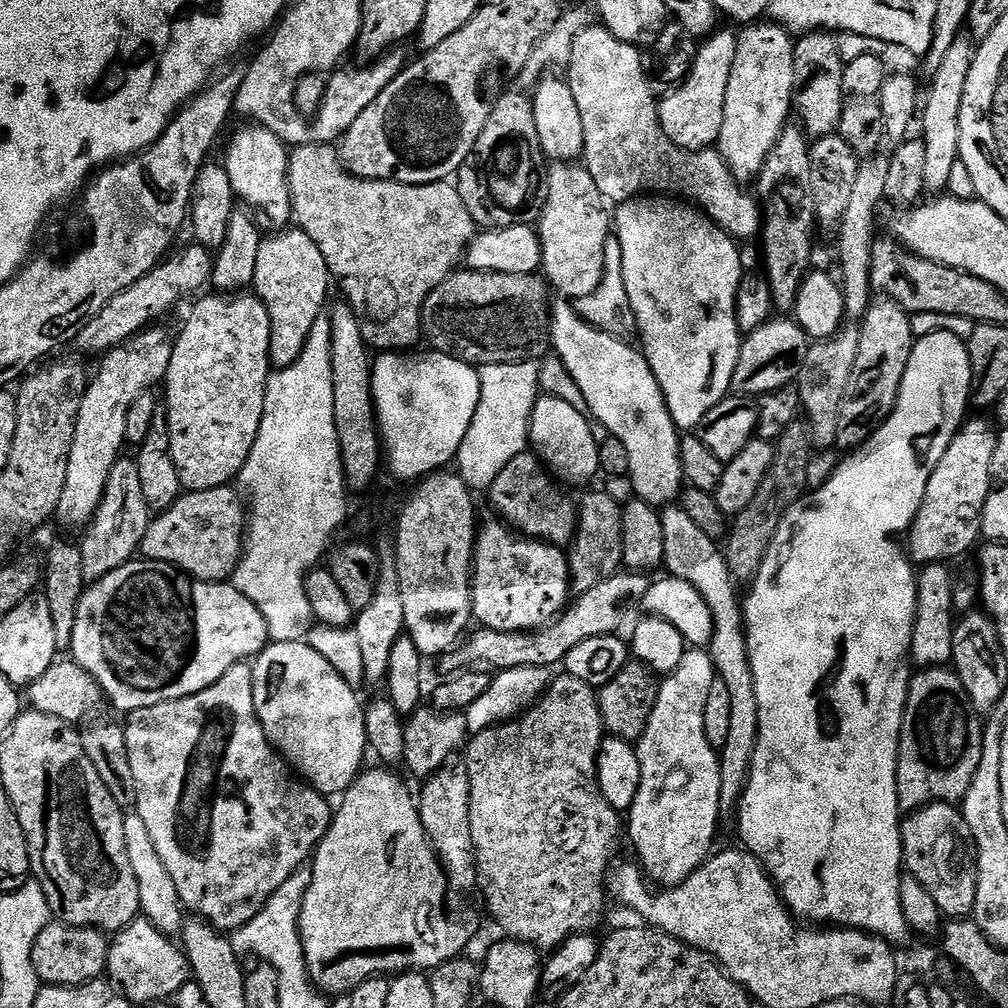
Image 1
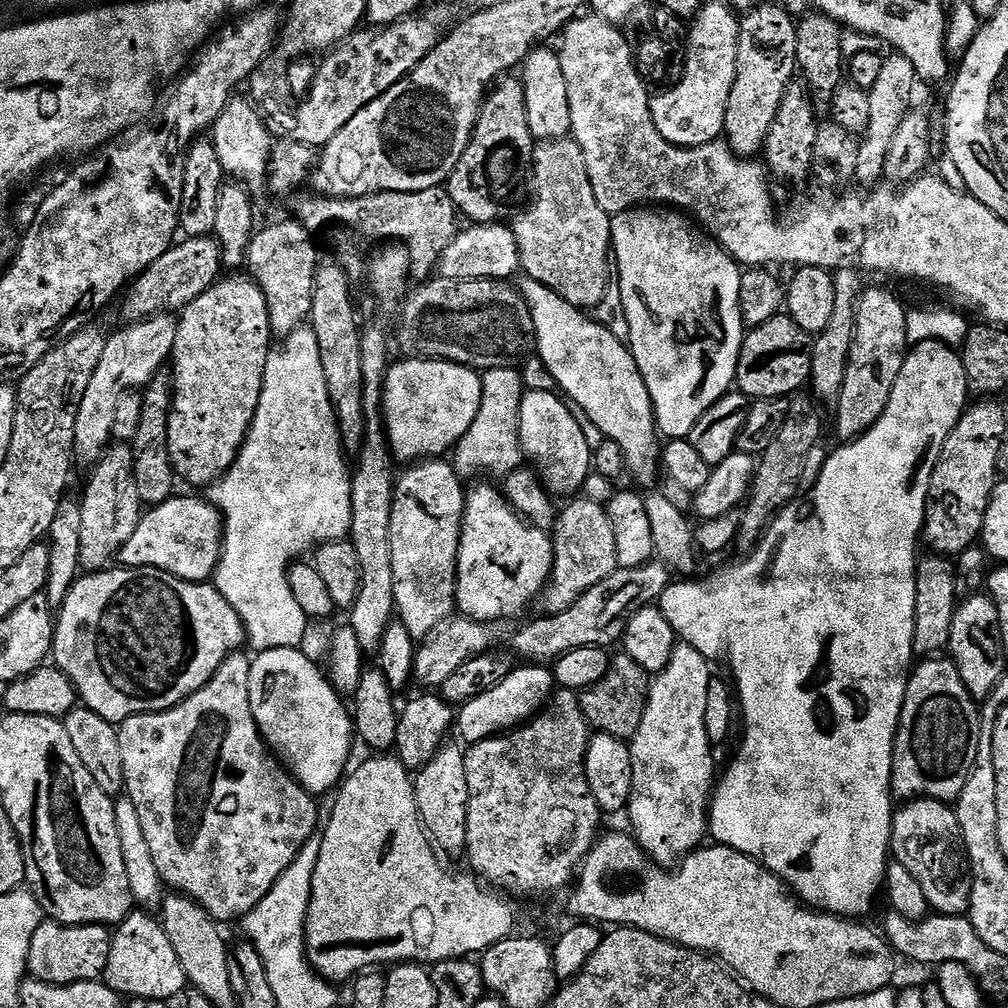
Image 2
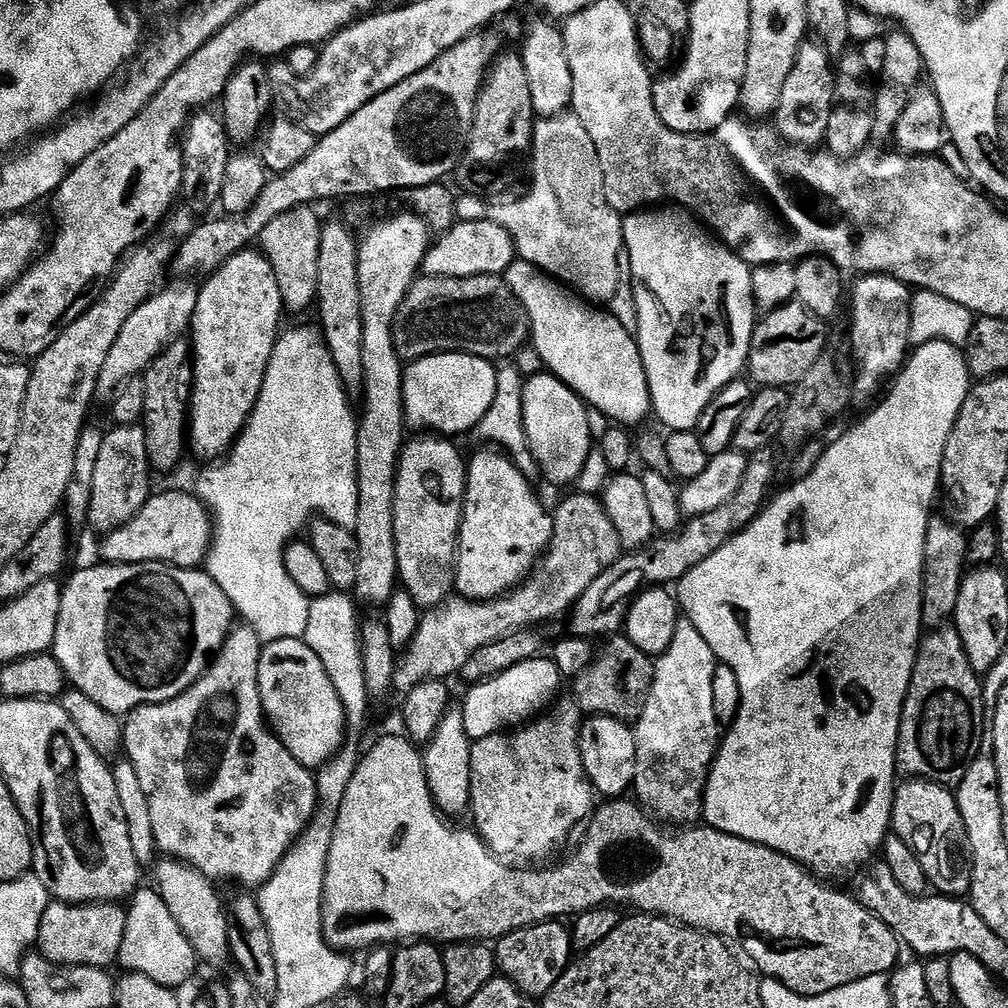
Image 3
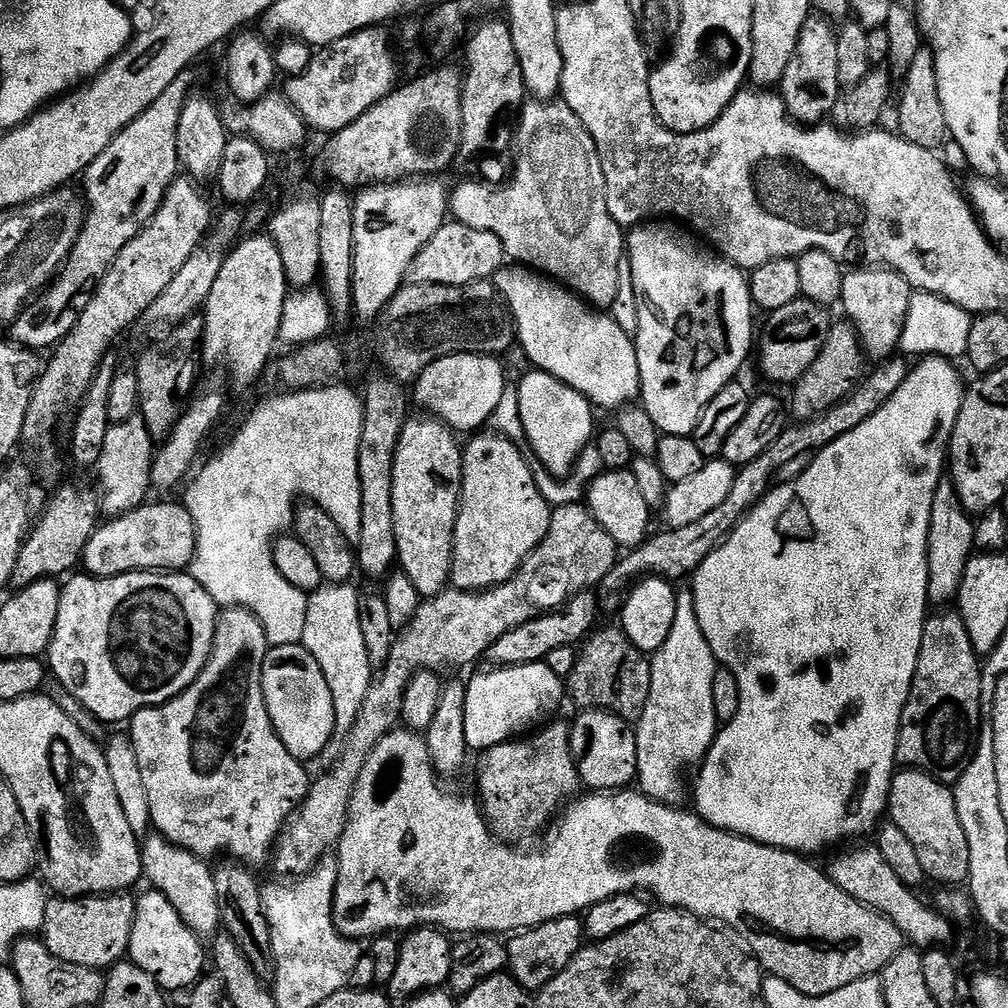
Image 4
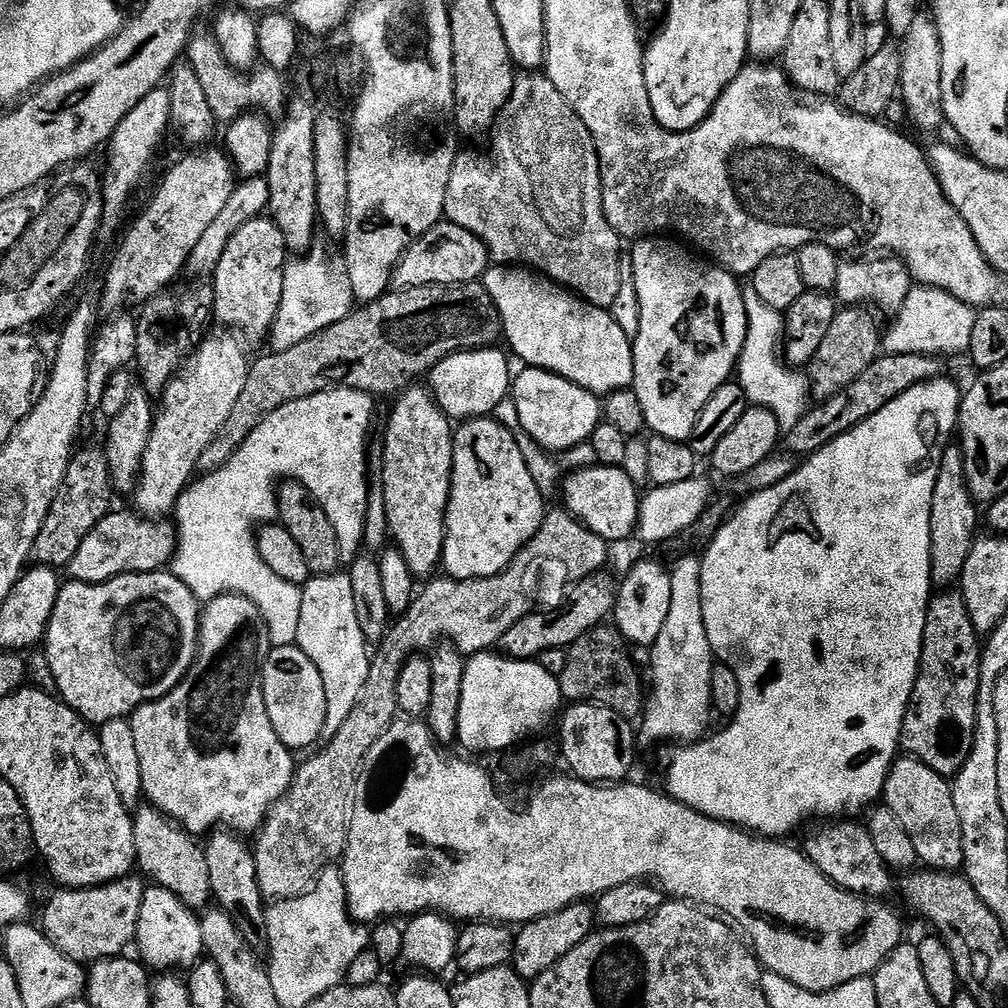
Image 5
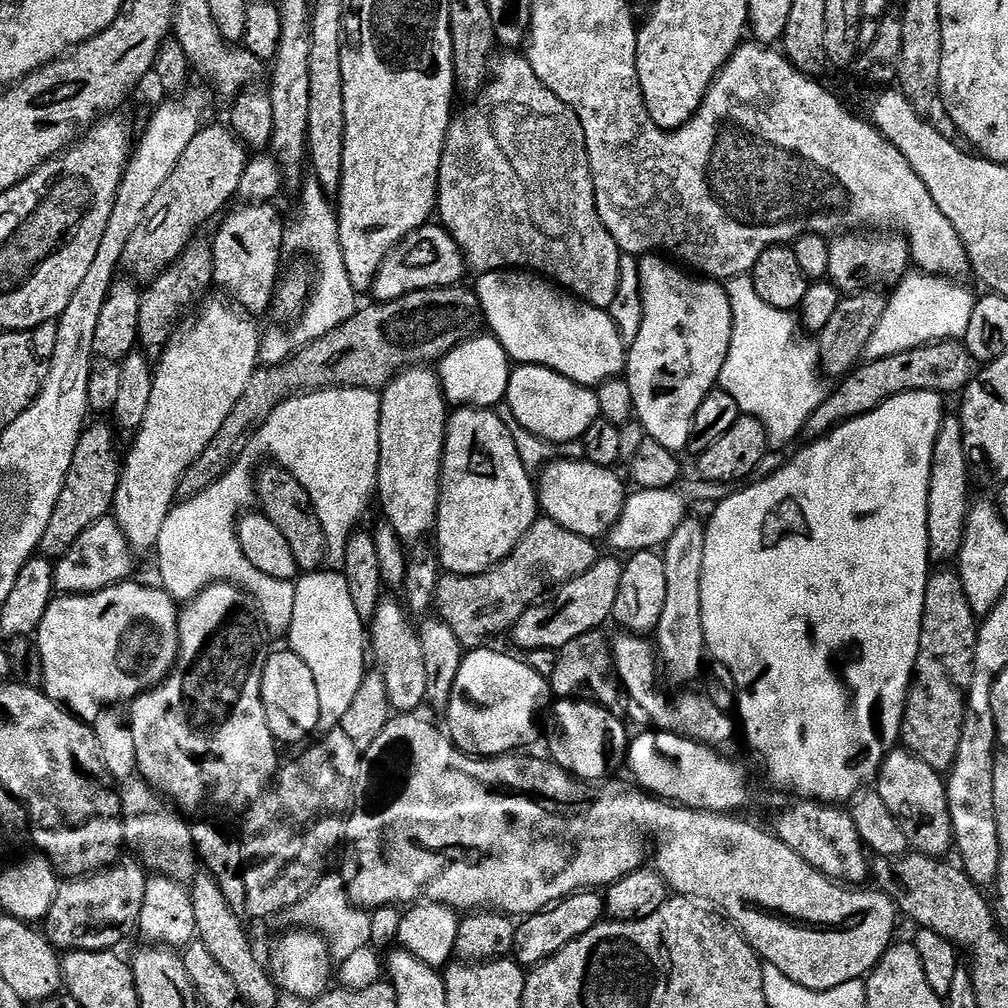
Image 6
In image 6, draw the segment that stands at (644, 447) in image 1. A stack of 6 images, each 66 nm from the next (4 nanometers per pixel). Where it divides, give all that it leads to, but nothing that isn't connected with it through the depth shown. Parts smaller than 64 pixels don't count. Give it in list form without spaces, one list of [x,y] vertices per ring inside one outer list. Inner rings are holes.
[[[502,268],[494,272],[482,272],[475,277],[474,291],[480,300],[483,319],[488,320],[491,335],[496,337],[509,357],[517,365],[541,364],[553,368],[558,374],[570,378],[576,384],[599,386],[606,380],[619,377],[626,368],[626,345],[614,326],[611,311],[596,308],[587,300],[572,295],[559,284],[531,271]]]

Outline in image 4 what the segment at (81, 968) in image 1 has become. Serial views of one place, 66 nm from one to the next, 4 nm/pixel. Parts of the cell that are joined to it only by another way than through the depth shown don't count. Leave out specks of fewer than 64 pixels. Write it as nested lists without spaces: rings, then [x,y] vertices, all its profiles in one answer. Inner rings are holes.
[[[127,891],[98,896],[52,898],[46,906],[42,939],[46,950],[50,950],[50,954],[62,962],[107,970],[121,963],[128,955],[135,913],[136,896]]]

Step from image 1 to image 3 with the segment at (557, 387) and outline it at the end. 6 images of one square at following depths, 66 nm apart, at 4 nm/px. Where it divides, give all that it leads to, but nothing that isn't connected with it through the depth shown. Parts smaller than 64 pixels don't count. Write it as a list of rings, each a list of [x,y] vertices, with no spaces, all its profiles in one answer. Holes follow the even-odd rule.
[[[526,346],[519,350],[514,357],[514,365],[504,366],[497,371],[496,389],[494,390],[494,402],[490,402],[490,410],[481,418],[474,429],[474,436],[485,440],[485,445],[495,446],[505,456],[509,456],[518,466],[518,470],[526,477],[532,478],[537,475],[538,469],[532,452],[528,449],[528,439],[524,433],[524,415],[522,414],[522,394],[524,393],[525,378],[537,376],[540,372],[540,358],[536,350]]]

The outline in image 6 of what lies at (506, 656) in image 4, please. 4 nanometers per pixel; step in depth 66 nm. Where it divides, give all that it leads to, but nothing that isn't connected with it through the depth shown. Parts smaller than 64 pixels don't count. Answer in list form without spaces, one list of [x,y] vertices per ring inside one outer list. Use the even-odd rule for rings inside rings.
[[[601,555],[594,566],[584,574],[570,578],[565,584],[559,585],[551,593],[550,599],[556,604],[537,602],[531,604],[518,618],[510,629],[512,640],[524,654],[538,648],[555,648],[559,650],[572,642],[574,638],[582,638],[582,634],[603,629],[604,623],[612,620],[614,602],[618,602],[618,586],[622,586],[623,563],[615,555]]]

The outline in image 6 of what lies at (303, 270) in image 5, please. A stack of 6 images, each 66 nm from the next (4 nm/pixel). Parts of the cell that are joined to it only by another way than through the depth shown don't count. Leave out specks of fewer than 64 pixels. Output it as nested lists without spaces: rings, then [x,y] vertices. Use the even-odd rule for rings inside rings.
[[[307,177],[302,183],[300,192],[301,212],[292,223],[285,223],[283,230],[283,252],[290,256],[294,252],[308,252],[315,260],[318,268],[317,276],[314,276],[313,290],[305,308],[300,315],[298,325],[300,328],[294,333],[286,330],[283,325],[277,324],[263,331],[260,340],[259,361],[267,367],[281,364],[288,360],[289,356],[299,351],[302,343],[317,340],[324,337],[330,330],[348,321],[358,310],[358,293],[353,283],[350,282],[350,274],[347,273],[346,262],[343,261],[339,213],[335,205],[330,204],[328,193],[321,182],[315,177]]]

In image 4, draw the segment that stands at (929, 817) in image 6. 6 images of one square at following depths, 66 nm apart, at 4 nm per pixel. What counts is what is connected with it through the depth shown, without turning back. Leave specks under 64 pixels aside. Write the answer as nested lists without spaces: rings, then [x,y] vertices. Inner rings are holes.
[[[897,771],[892,777],[887,815],[914,842],[914,850],[918,850],[922,870],[929,881],[937,880],[935,883],[940,886],[960,886],[967,881],[970,851],[955,810],[955,794],[949,785],[924,772]]]

